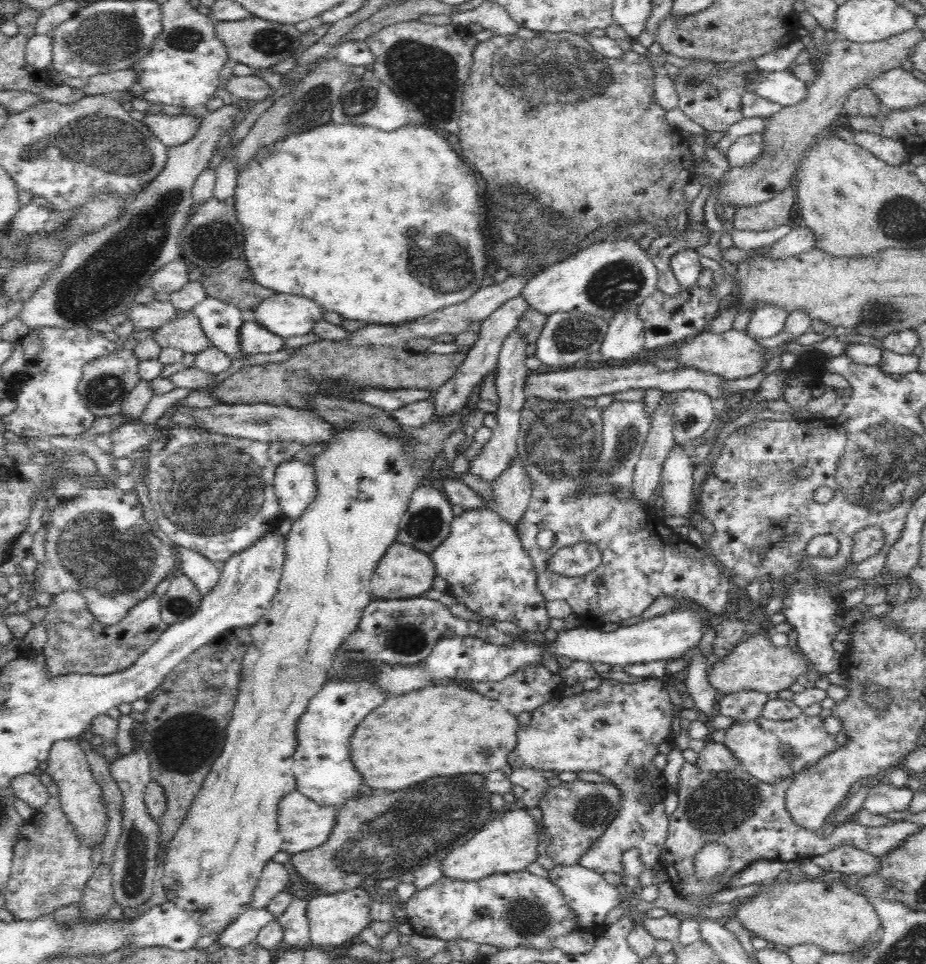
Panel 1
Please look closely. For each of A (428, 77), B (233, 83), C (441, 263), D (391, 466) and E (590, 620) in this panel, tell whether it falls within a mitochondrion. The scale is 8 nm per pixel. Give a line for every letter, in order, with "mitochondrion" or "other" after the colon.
A: mitochondrion
B: other
C: mitochondrion
D: other
E: other

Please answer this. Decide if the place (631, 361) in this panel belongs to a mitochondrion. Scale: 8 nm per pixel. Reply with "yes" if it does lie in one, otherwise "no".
no

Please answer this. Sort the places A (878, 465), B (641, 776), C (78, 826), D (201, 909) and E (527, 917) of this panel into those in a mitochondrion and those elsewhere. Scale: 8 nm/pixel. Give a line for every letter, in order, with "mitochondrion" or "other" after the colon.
A: mitochondrion
B: other
C: other
D: other
E: mitochondrion

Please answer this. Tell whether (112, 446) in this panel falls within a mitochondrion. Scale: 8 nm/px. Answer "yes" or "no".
no

